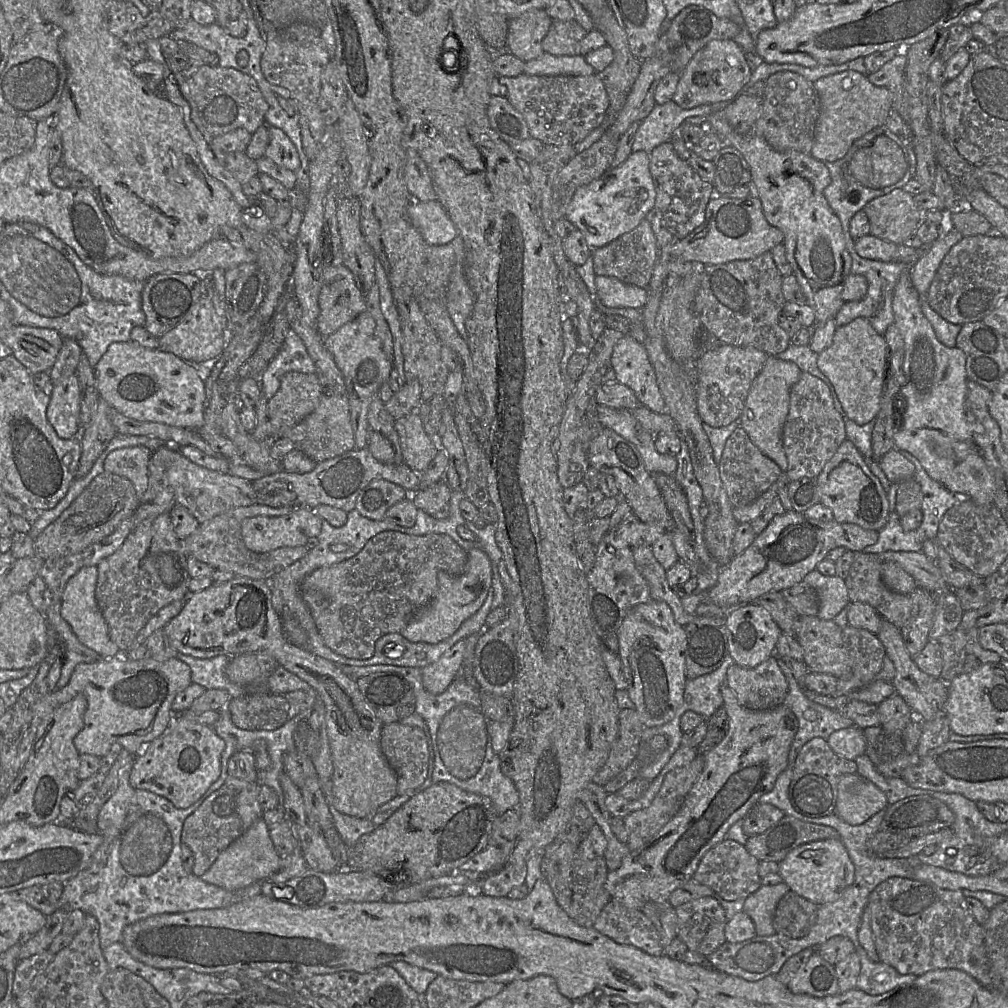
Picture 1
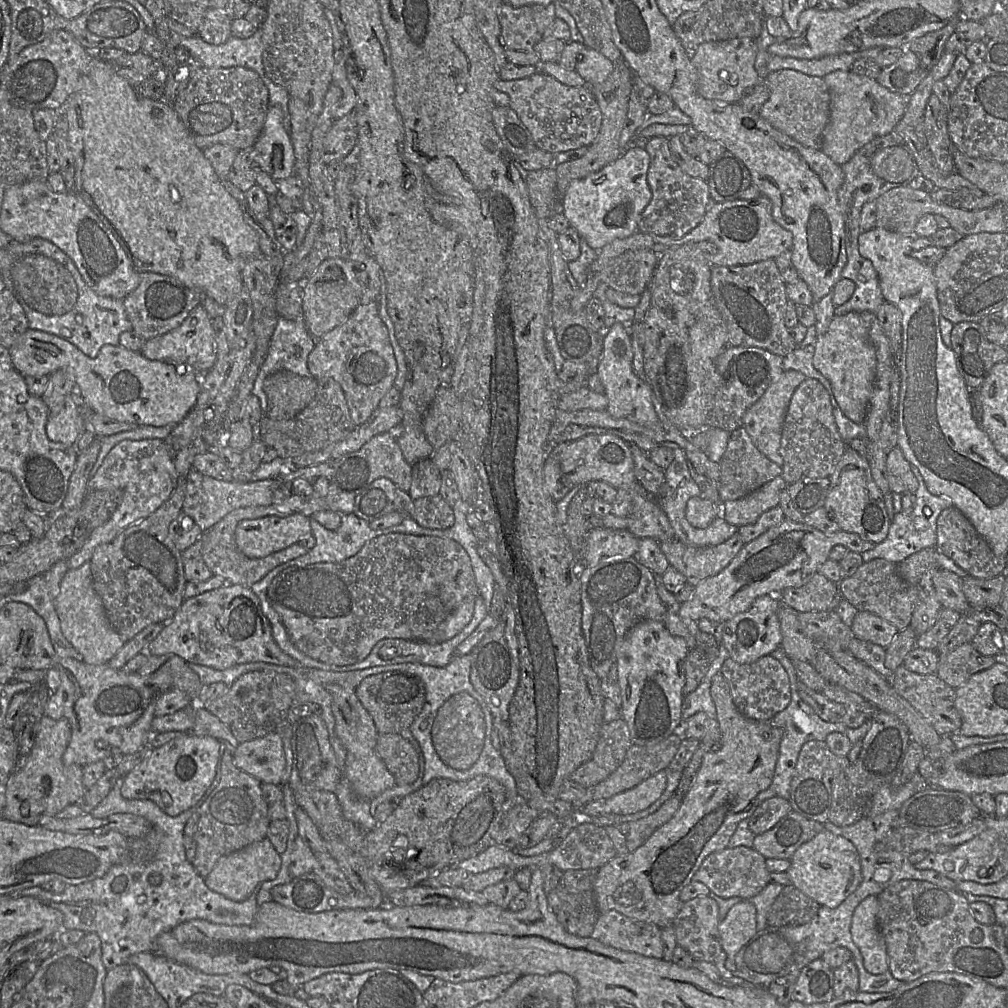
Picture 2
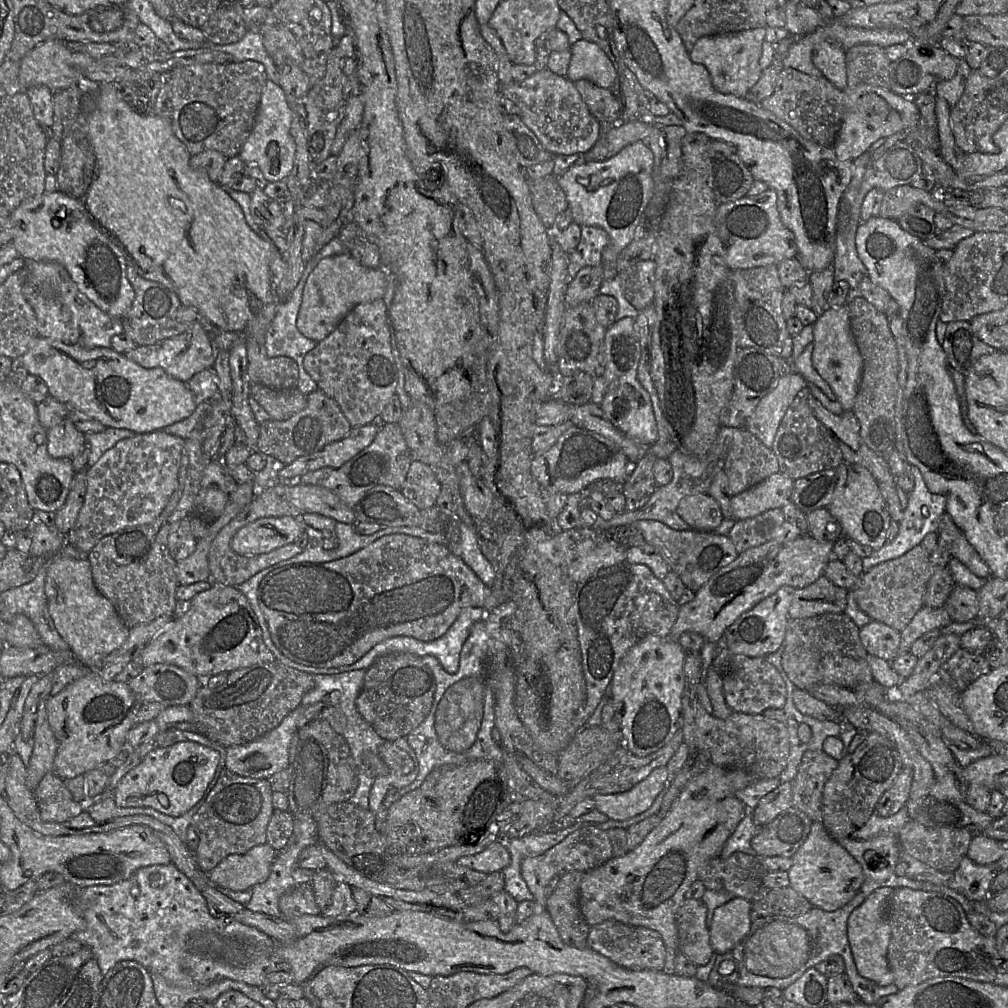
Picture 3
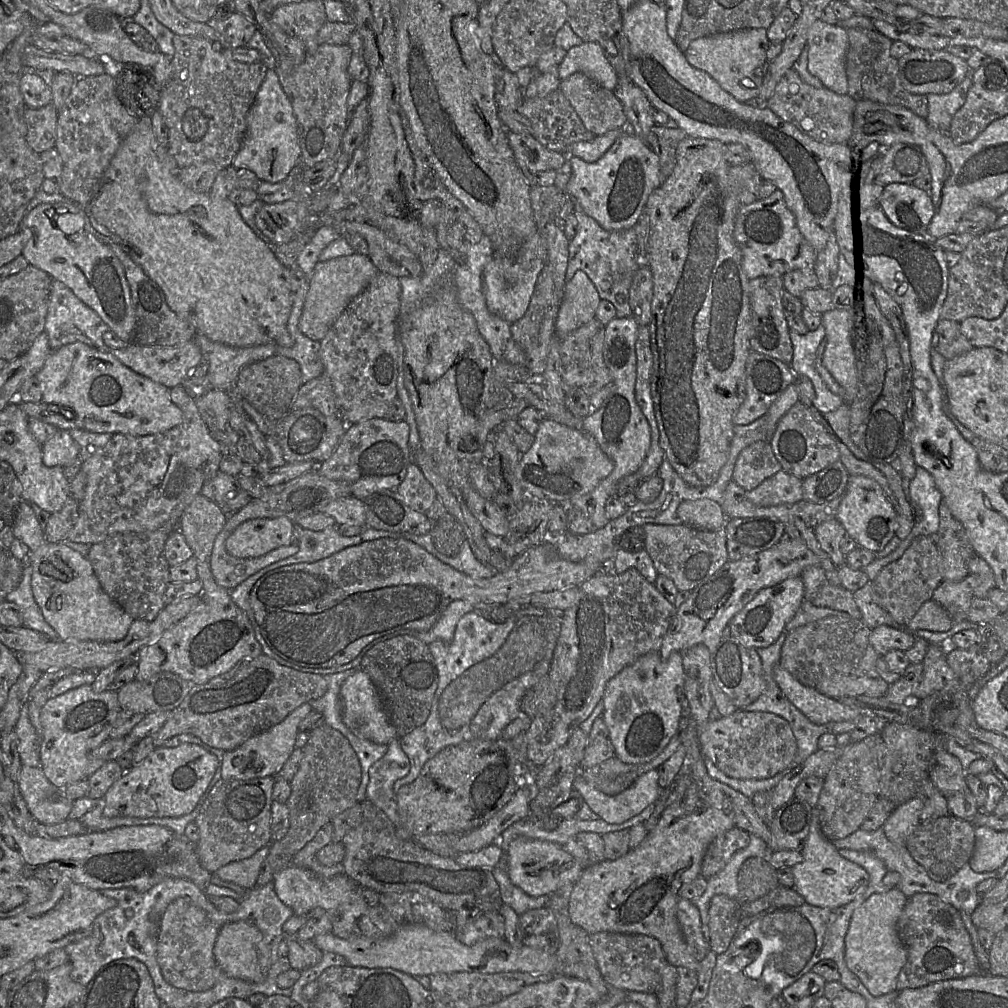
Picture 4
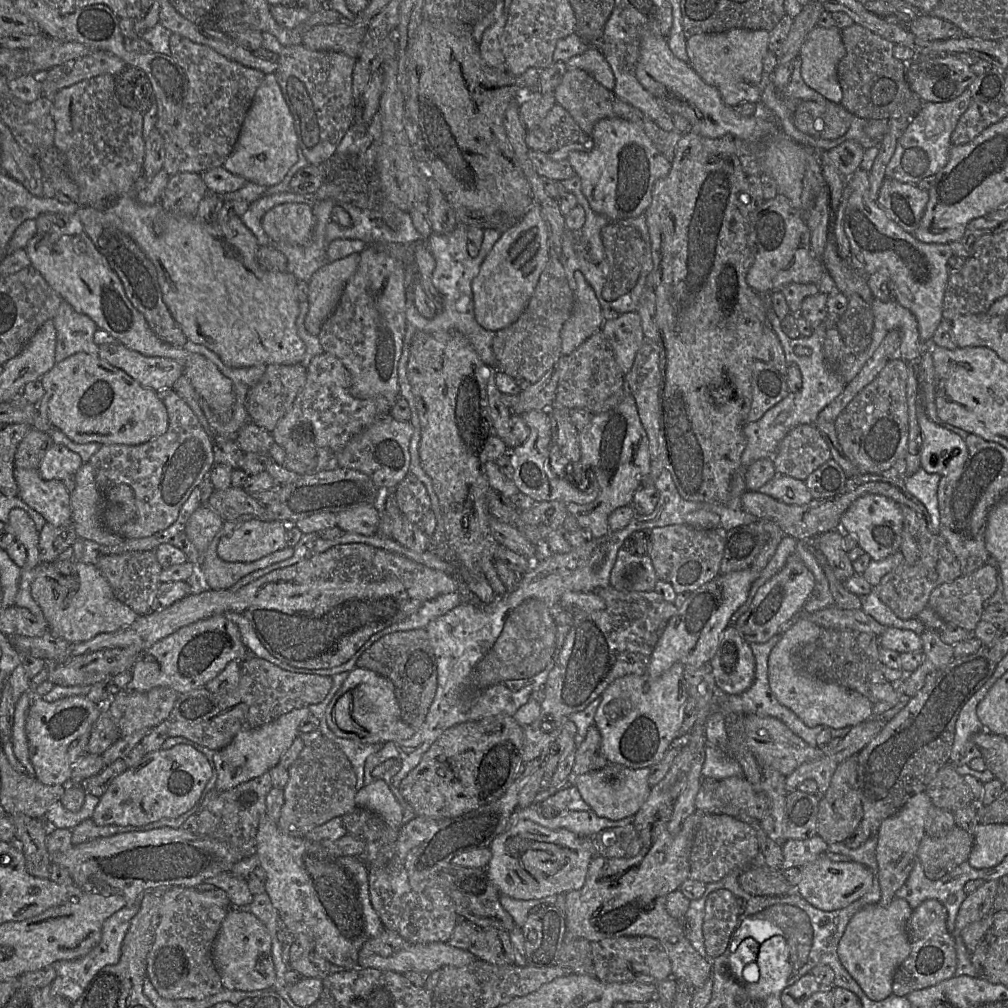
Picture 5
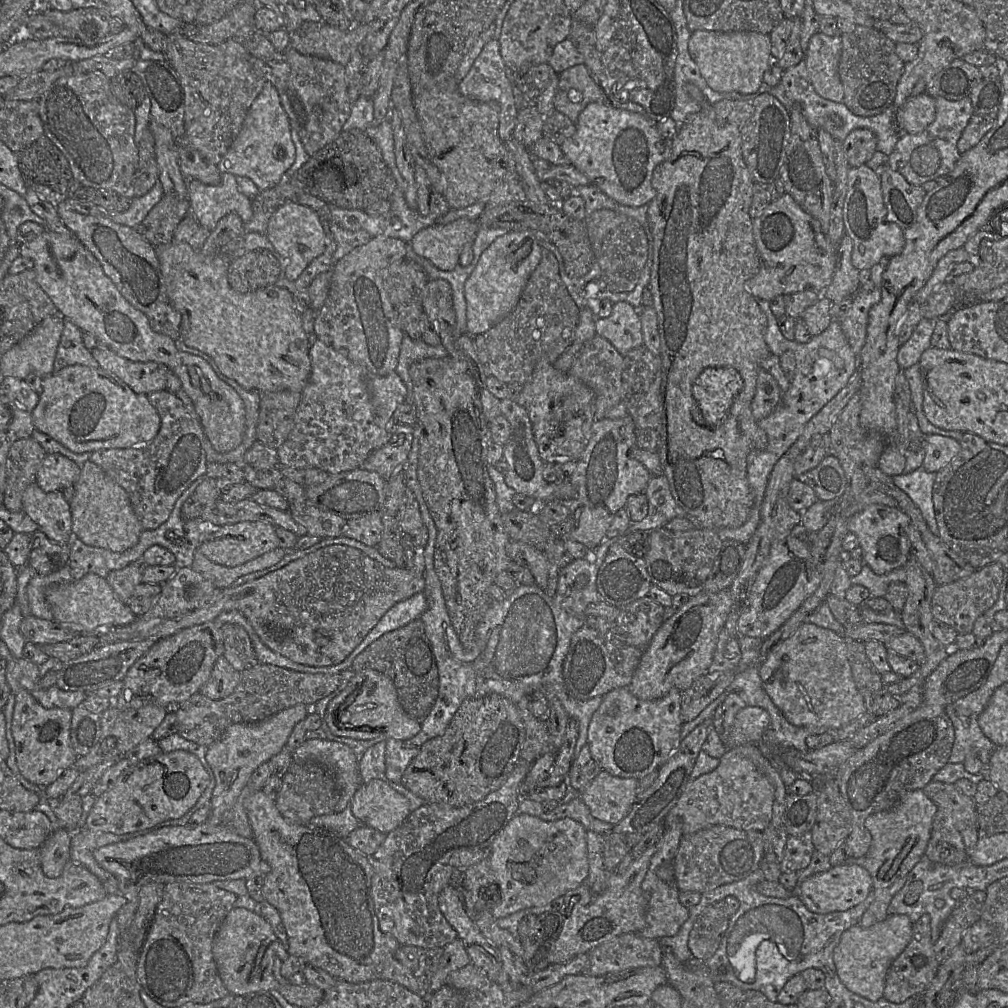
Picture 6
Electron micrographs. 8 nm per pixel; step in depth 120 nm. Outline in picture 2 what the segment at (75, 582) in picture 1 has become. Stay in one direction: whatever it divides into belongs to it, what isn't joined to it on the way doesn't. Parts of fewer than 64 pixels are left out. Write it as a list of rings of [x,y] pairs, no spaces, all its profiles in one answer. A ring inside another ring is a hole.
[[[89,561],[65,573],[54,605],[63,635],[82,655],[83,662],[90,665],[108,664],[124,646],[125,642],[108,621],[102,601],[94,589]]]

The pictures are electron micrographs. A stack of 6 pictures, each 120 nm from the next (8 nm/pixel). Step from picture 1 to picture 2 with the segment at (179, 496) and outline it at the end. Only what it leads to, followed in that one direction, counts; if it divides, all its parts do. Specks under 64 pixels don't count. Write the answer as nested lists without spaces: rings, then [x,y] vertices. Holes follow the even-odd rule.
[[[191,469],[186,476],[186,491],[182,511],[204,532],[220,521],[231,511],[250,506],[288,507],[294,513],[310,517],[313,513],[330,510],[327,502],[313,493],[299,495],[293,492],[292,481],[282,481],[270,478],[246,483],[222,481],[206,476],[195,469]]]

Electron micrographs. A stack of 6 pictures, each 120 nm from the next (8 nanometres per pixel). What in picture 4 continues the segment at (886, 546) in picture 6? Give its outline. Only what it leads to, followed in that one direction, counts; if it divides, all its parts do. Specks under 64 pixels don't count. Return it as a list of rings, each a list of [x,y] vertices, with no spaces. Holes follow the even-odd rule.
[[[849,475],[836,519],[859,547],[875,553],[881,551],[896,534],[896,517],[892,503],[875,480],[862,475]]]

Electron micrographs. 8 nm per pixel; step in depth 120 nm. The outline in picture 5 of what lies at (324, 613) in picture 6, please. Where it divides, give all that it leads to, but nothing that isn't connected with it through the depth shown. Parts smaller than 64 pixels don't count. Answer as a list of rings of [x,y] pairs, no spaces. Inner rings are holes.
[[[360,543],[338,545],[291,566],[271,571],[236,592],[207,589],[198,594],[189,594],[163,610],[138,616],[132,624],[117,631],[71,643],[63,657],[47,661],[47,664],[57,665],[75,656],[108,648],[135,646],[145,651],[184,626],[233,611],[248,619],[262,645],[274,657],[296,667],[333,668],[347,662],[373,634],[408,618],[425,602],[458,590],[459,582],[455,575],[429,568],[402,555]]]

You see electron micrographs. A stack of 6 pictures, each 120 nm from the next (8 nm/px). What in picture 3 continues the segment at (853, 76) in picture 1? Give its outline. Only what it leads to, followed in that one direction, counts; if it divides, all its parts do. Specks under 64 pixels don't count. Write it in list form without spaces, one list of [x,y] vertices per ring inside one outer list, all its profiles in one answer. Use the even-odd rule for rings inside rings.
[[[868,84],[847,86],[844,93],[846,109],[843,123],[833,144],[839,160],[854,161],[867,152],[877,140],[909,128],[918,128],[920,111],[911,97],[903,97],[891,90]]]

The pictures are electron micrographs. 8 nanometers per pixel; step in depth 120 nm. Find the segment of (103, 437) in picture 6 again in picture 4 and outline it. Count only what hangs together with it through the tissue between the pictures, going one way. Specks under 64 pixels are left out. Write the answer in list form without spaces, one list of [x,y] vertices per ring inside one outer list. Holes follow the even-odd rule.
[[[75,342],[51,351],[35,376],[41,384],[42,402],[75,412],[77,428],[94,433],[147,436],[170,430],[183,418],[170,399],[170,389],[122,364],[108,350]]]

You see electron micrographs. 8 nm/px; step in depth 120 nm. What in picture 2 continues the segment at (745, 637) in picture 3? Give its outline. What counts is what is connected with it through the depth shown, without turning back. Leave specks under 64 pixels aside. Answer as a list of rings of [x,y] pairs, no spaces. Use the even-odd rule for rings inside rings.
[[[778,595],[759,596],[746,611],[723,623],[722,644],[734,661],[751,663],[781,647],[782,633],[777,615],[779,601]]]

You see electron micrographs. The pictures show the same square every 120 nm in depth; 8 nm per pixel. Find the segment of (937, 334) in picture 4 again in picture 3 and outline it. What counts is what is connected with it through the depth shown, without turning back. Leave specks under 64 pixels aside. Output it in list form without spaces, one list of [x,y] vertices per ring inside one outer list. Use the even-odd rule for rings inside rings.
[[[969,321],[948,323],[941,346],[947,356],[949,366],[964,376],[978,359],[997,351],[975,335]]]

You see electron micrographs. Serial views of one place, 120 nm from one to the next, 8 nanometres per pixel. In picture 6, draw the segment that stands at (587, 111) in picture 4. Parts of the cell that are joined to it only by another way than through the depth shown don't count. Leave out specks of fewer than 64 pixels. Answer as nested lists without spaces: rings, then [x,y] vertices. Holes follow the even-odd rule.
[[[585,64],[567,68],[559,75],[555,110],[577,122],[579,114],[590,103],[604,102],[605,94]]]

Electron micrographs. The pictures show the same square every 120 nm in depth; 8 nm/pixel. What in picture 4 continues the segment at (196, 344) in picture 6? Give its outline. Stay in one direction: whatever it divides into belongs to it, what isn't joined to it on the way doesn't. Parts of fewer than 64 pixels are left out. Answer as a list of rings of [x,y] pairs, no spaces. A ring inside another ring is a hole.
[[[150,117],[139,118],[136,126],[122,141],[108,168],[95,185],[90,199],[80,206],[85,214],[86,230],[105,244],[119,245],[161,288],[169,308],[180,318],[192,323],[198,334],[206,336],[212,341],[233,347],[250,347],[268,343],[282,347],[292,346],[293,339],[287,330],[287,321],[291,312],[293,294],[291,294],[289,284],[284,277],[285,266],[276,258],[270,247],[261,241],[244,223],[235,204],[227,198],[214,198],[209,192],[199,193],[186,187],[178,178],[178,169],[180,168],[177,168],[174,158],[169,154],[167,145],[162,145],[157,141],[152,130]]]

